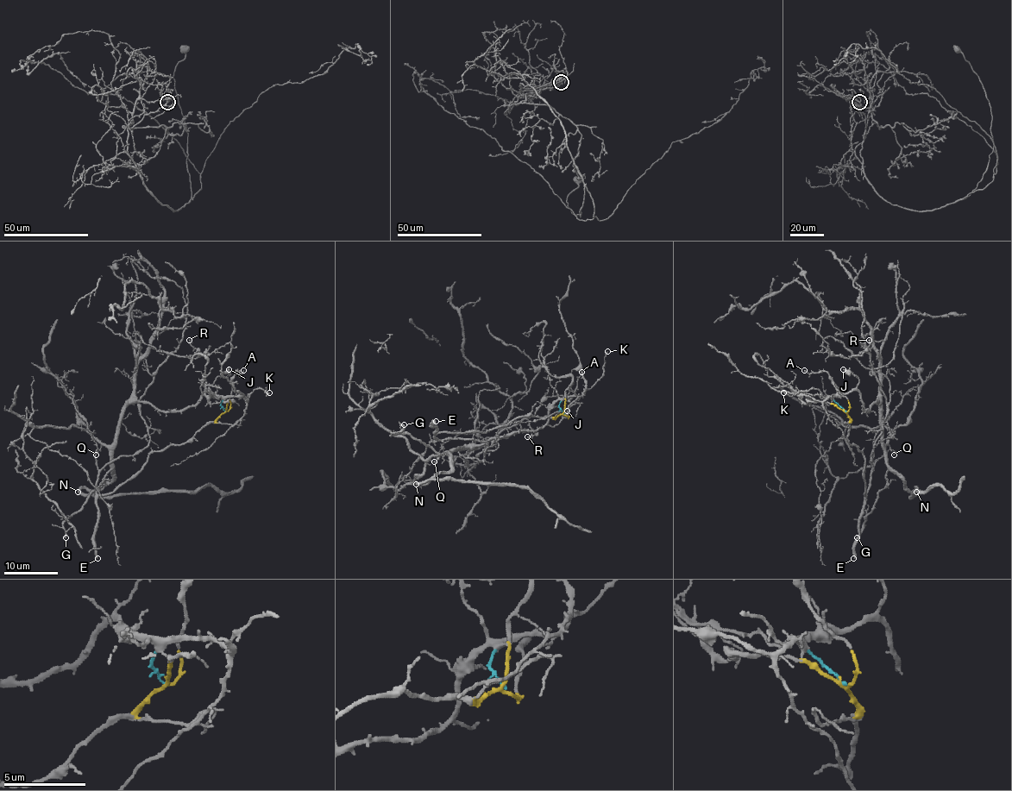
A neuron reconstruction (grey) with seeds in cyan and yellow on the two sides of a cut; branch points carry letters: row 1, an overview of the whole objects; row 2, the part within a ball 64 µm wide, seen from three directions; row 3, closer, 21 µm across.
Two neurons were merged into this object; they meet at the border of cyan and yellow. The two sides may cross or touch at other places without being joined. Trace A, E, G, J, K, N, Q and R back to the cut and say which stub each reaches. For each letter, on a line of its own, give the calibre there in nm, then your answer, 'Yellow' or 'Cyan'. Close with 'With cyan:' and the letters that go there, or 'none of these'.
A: Thickness 110 nm. Yellow
E: Thickness 280 nm. Yellow
G: Thickness 280 nm. Cyan
J: Thickness 360 nm. Cyan
K: Thickness 160 nm. Cyan
N: Thickness 400 nm. Cyan
Q: Thickness 130 nm. Cyan
R: Thickness 150 nm. Cyan
With cyan: G, J, K, N, Q, R

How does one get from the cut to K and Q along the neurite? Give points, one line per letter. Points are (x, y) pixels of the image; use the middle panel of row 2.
K: (563, 412), (559, 403), (565, 398), (582, 394), (603, 374), (606, 351)
Q: (563, 412), (558, 400), (549, 413), (546, 424), (532, 430), (493, 436), (482, 443), (456, 448), (435, 461)

